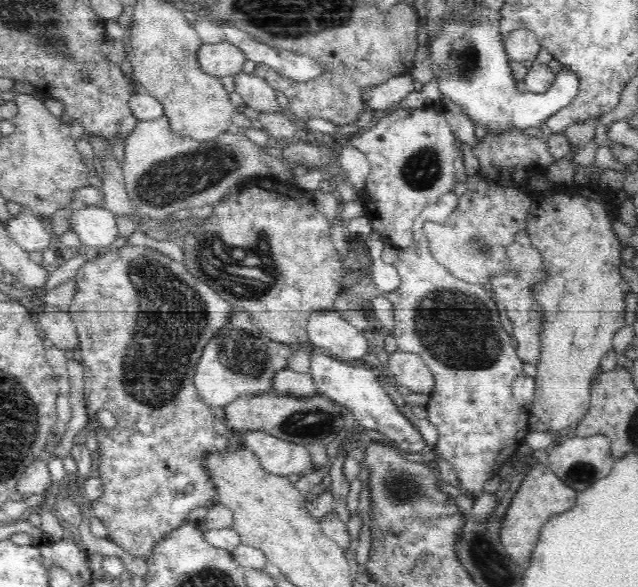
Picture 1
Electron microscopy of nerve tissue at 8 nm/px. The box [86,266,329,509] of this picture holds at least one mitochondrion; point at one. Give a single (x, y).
(243, 353)

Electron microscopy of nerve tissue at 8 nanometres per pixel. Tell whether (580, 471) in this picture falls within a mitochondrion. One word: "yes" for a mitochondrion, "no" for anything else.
yes

